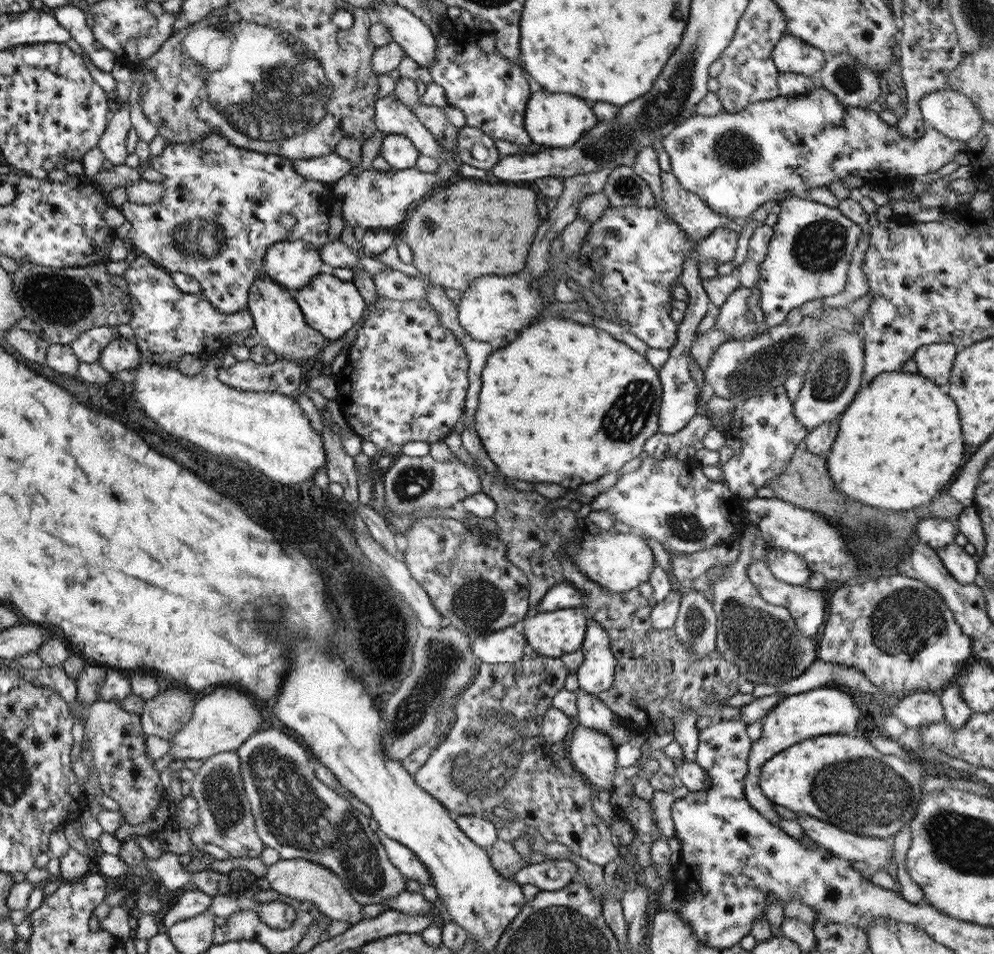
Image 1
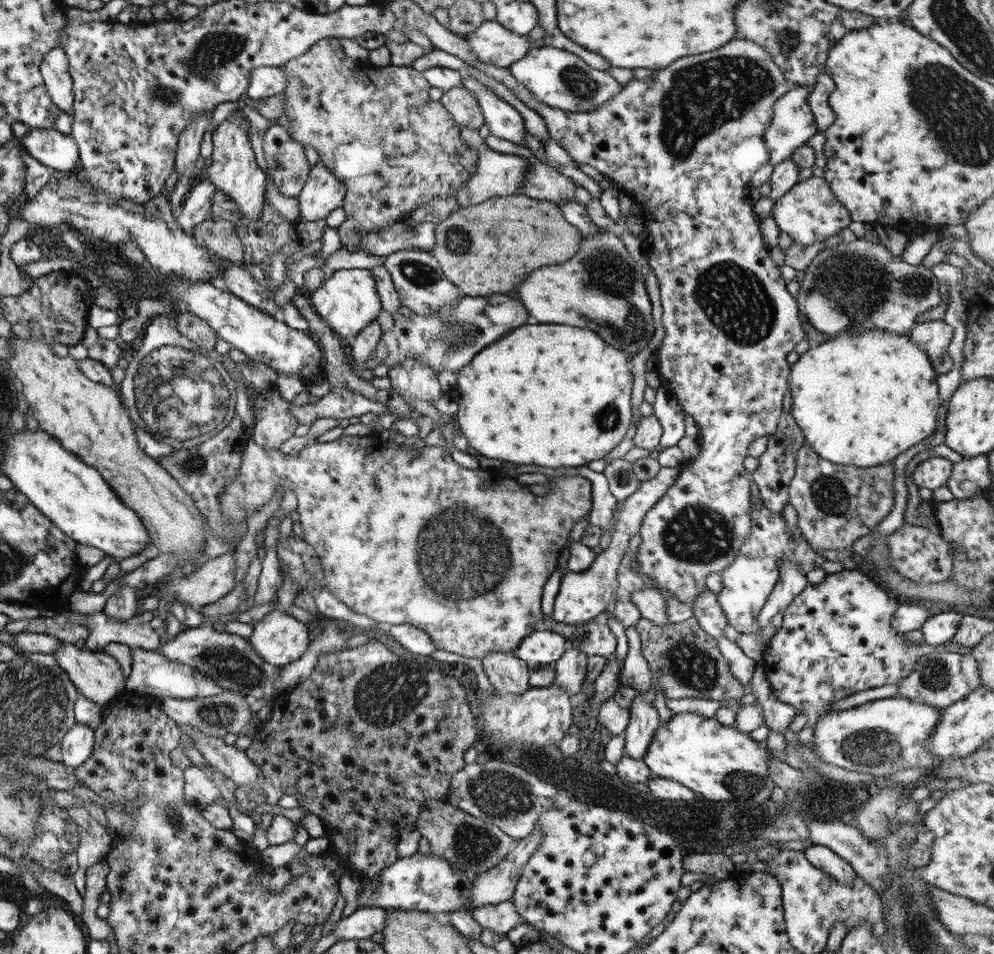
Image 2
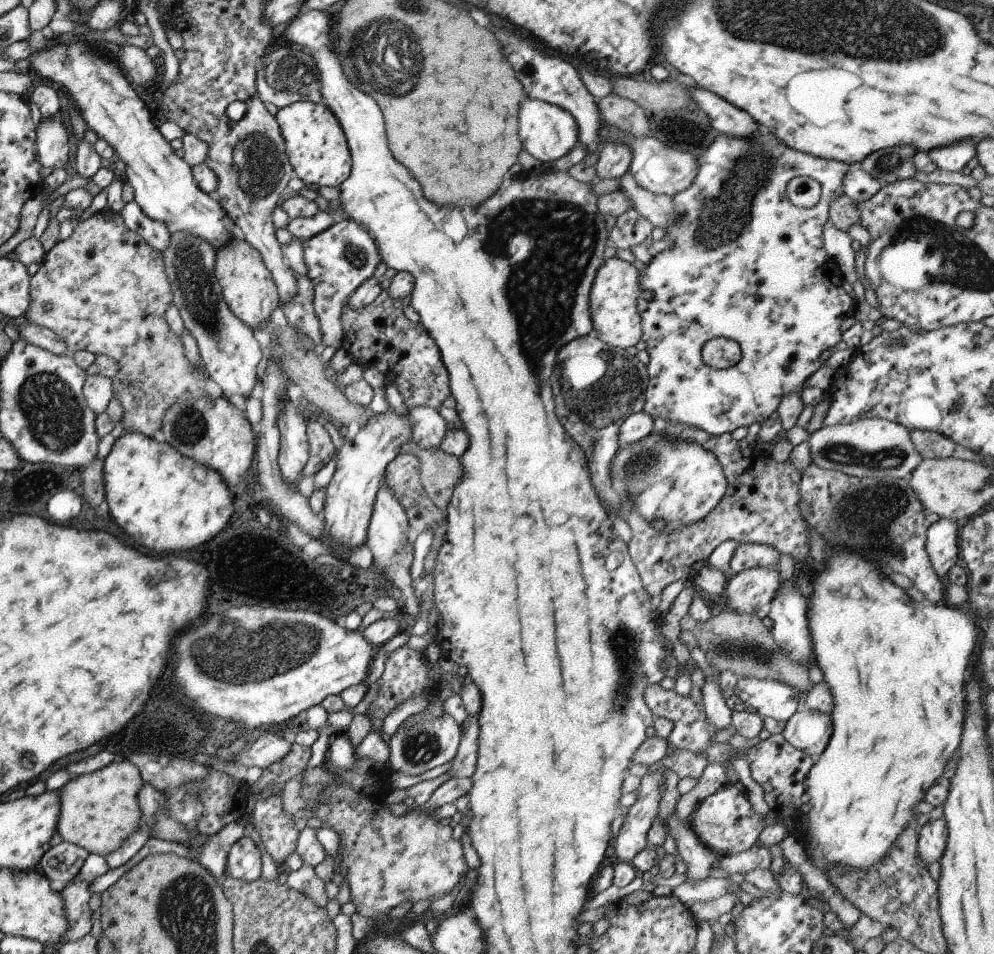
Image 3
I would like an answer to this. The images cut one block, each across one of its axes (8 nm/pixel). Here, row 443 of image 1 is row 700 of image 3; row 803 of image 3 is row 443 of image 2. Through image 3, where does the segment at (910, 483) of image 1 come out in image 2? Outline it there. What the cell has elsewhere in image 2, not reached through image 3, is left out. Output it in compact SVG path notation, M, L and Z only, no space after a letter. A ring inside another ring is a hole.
M866 331L866 332L865 332L865 333L857 333L857 334L853 334L853 333L845 333L845 332L841 332L841 334L837 334L837 336L834 336L834 338L833 338L833 339L832 339L832 340L831 340L831 341L829 341L829 342L823 342L823 345L820 345L820 346L815 346L815 347L810 347L810 348L809 348L809 349L808 349L808 350L807 350L807 351L806 351L806 352L805 352L805 353L804 353L804 354L801 354L801 355L800 355L800 356L799 356L799 359L798 359L798 360L797 360L797 362L795 362L795 364L793 364L793 365L792 365L792 366L790 366L790 367L789 367L789 368L790 368L790 370L789 370L789 389L791 389L791 392L790 392L790 394L791 394L791 409L790 409L790 413L791 413L791 417L793 417L793 420L794 420L794 421L795 421L795 424L796 424L796 425L797 425L797 426L798 426L798 427L799 427L799 430L800 430L800 431L801 431L801 434L802 434L802 435L803 435L803 443L804 443L804 444L807 444L807 445L809 445L809 446L810 446L810 447L811 447L811 450L814 450L814 451L815 451L815 452L816 452L816 454L817 454L817 455L818 455L818 456L819 456L819 457L820 457L820 458L823 458L823 459L824 459L824 460L827 460L827 461L828 461L828 462L831 462L831 463L834 463L834 464L839 464L839 465L844 465L844 466L853 466L853 467L854 467L854 468L863 468L863 469L865 469L865 468L868 468L868 467L871 467L871 466L876 466L876 465L881 465L881 464L884 464L884 463L892 463L892 462L893 462L893 460L894 460L894 459L895 459L895 458L896 458L896 456L899 456L899 454L901 454L901 452L905 452L905 450L907 450L907 448L911 448L911 446L913 446L913 445L914 445L914 444L917 444L917 443L918 443L918 442L921 442L921 440L923 440L923 439L924 439L924 438L927 438L927 436L929 436L929 434L931 434L931 433L932 433L932 432L933 432L933 431L934 431L934 430L936 430L936 429L935 429L935 426L936 426L936 414L937 414L937 411L938 411L938 410L939 410L939 407L940 407L940 399L939 399L939 394L938 394L938 388L937 388L937 384L936 384L936 378L937 378L937 374L936 374L936 373L935 373L935 372L934 372L934 371L933 371L933 368L932 368L932 367L931 367L931 364L930 364L930 361L929 361L929 358L928 358L928 357L927 357L927 356L926 356L926 355L925 355L925 354L924 354L924 353L923 353L923 352L922 352L922 351L921 351L921 350L920 350L920 349L919 349L919 348L918 348L918 347L917 347L917 346L916 346L916 345L915 345L915 344L914 344L914 342L912 342L912 341L911 341L911 340L910 340L910 338L909 338L909 336L907 336L907 337L899 337L899 336L898 336L898 335L893 335L893 334L867 334L867 332L871 332L871 331Z

